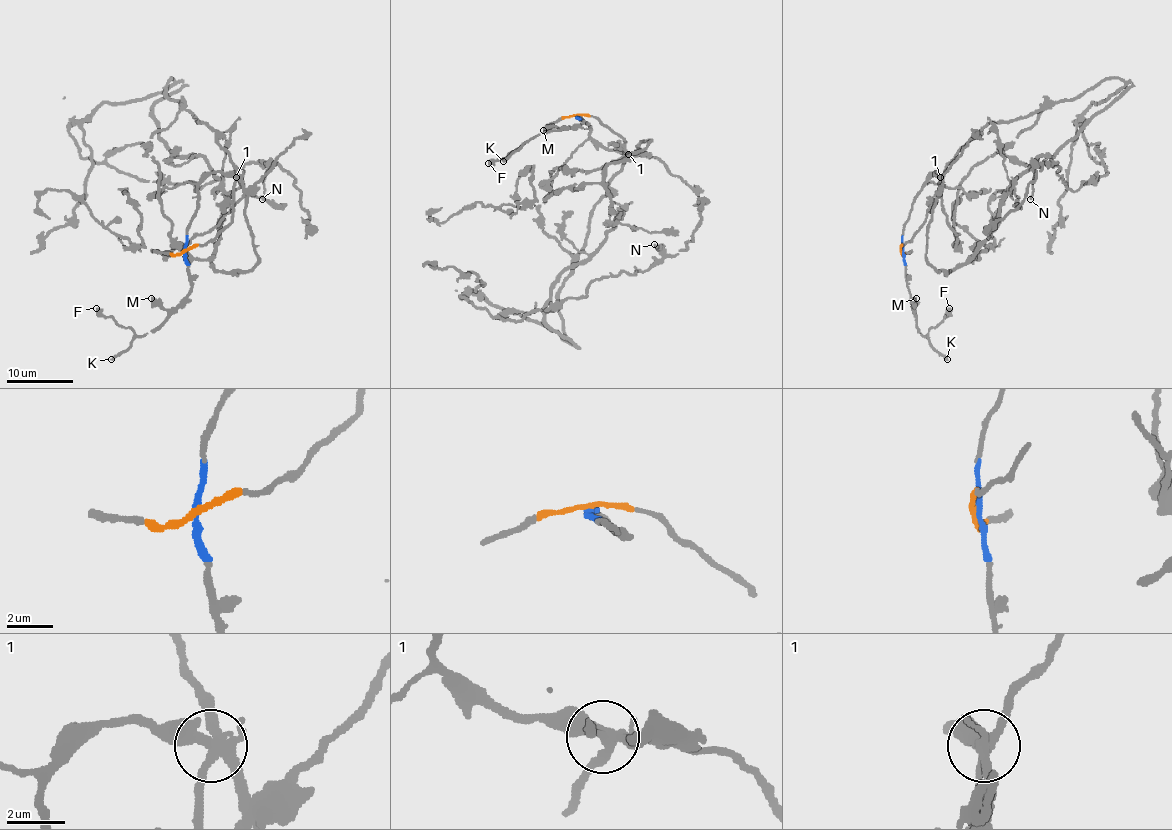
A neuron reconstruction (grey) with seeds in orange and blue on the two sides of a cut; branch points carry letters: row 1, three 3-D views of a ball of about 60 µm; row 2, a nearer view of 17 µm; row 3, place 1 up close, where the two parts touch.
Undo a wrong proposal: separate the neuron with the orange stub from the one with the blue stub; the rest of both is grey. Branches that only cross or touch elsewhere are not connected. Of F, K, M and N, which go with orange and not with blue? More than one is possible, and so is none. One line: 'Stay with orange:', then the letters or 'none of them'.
Stay with orange: N

